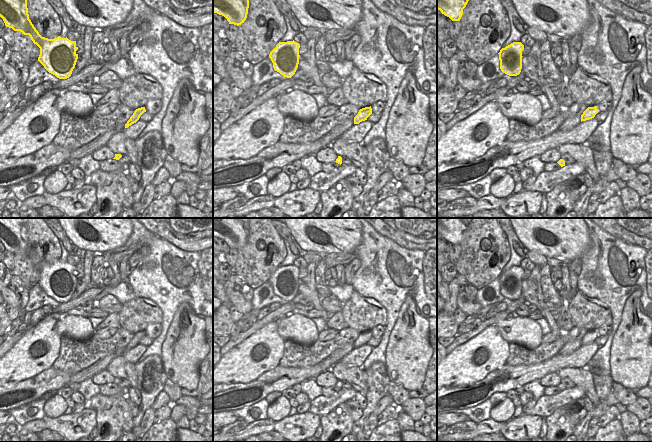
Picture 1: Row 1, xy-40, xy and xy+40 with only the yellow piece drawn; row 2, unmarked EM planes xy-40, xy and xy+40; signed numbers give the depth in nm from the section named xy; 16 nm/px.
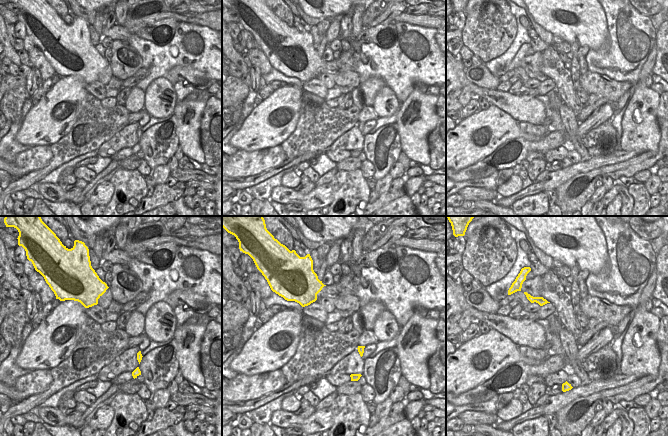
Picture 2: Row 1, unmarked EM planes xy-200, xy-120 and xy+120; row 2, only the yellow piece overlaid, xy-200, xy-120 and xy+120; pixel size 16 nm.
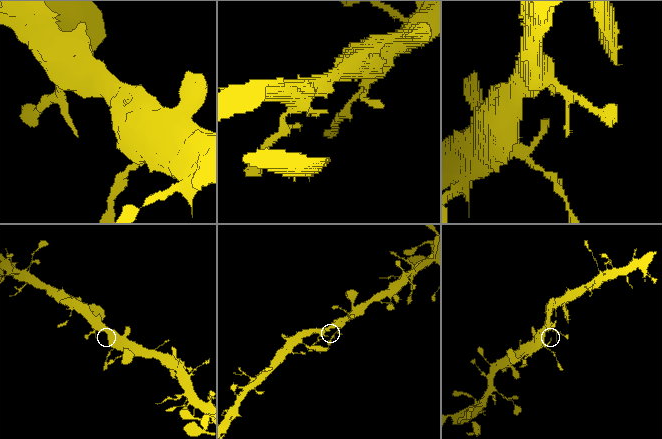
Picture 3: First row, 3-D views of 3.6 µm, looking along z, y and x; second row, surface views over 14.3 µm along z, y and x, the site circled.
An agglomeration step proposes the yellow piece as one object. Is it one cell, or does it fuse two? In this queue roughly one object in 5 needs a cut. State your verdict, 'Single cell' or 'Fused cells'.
Single cell.

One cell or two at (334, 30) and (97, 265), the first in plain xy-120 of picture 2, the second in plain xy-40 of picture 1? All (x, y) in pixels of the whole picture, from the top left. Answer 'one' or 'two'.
one

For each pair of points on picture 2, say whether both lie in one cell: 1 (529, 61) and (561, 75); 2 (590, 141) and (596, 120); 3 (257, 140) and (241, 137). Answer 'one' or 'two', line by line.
1: two
2: two
3: one

